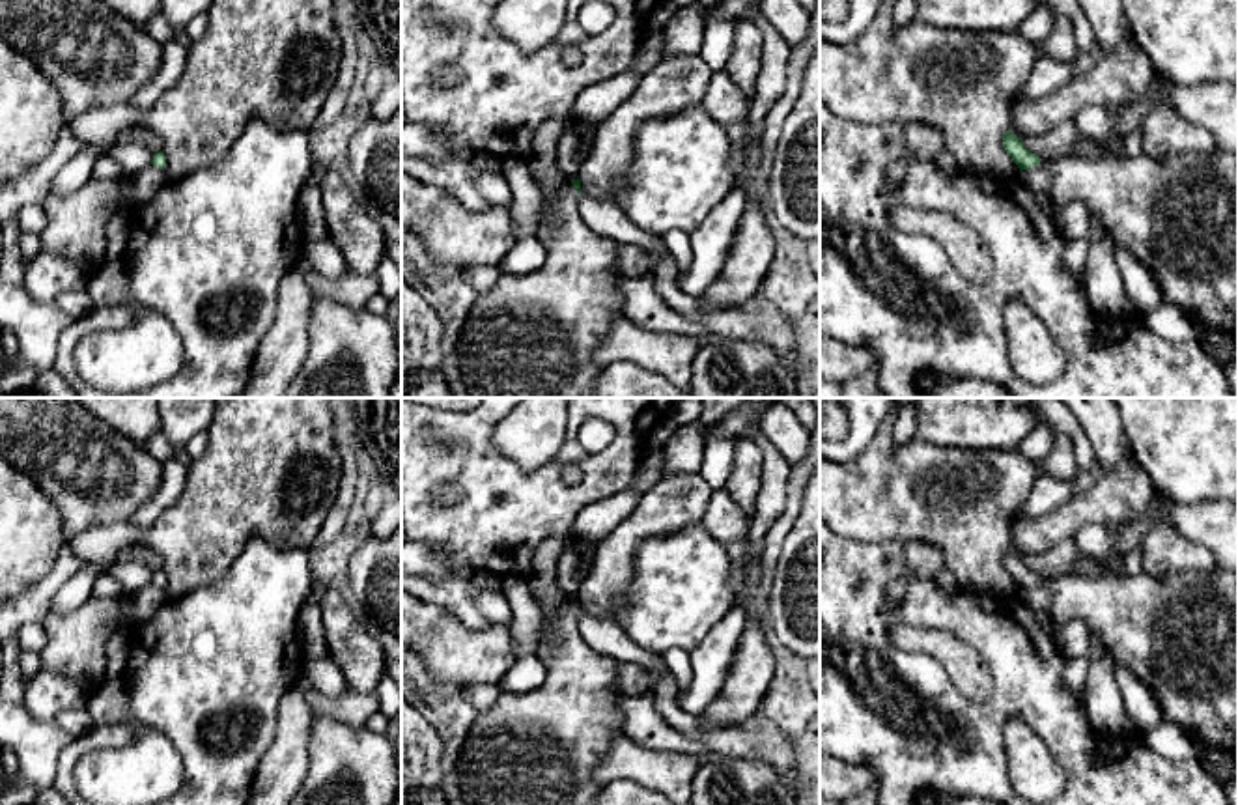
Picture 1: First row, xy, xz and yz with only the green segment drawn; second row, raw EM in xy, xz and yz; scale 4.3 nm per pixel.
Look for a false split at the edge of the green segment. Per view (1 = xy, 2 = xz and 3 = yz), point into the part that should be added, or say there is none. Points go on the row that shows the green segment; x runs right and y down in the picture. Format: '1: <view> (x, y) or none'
1: none
2: none
3: none

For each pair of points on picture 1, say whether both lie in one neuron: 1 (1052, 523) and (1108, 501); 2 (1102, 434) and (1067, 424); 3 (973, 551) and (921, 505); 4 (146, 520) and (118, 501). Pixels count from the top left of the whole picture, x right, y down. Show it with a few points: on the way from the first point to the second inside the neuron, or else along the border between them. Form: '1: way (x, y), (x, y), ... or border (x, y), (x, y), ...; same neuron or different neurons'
1: way (1065, 522), (1095, 507); same neuron
2: border (1074, 417), (1098, 464); different neurons
3: way (960, 538), (934, 512); same neuron
4: border (161, 475), (159, 488), (129, 518); different neurons

